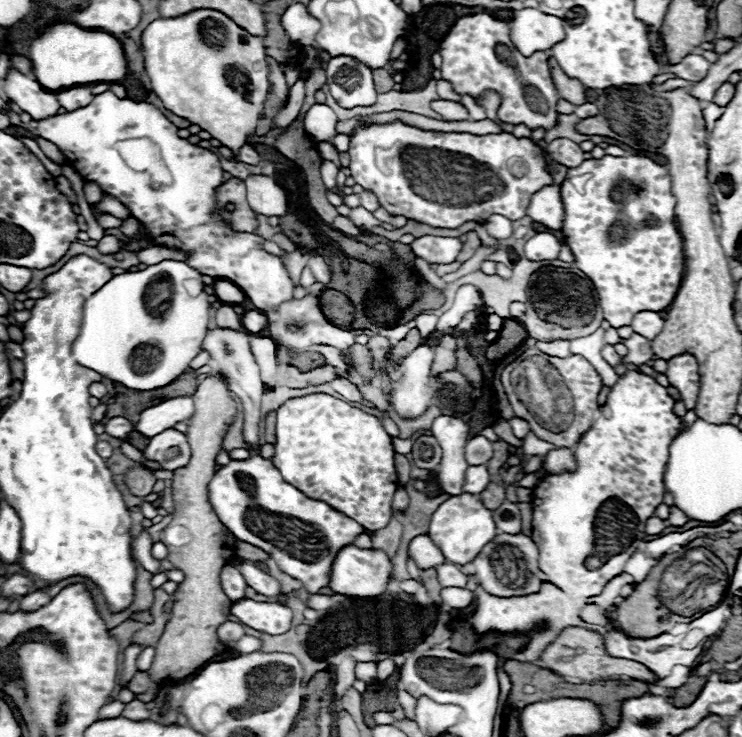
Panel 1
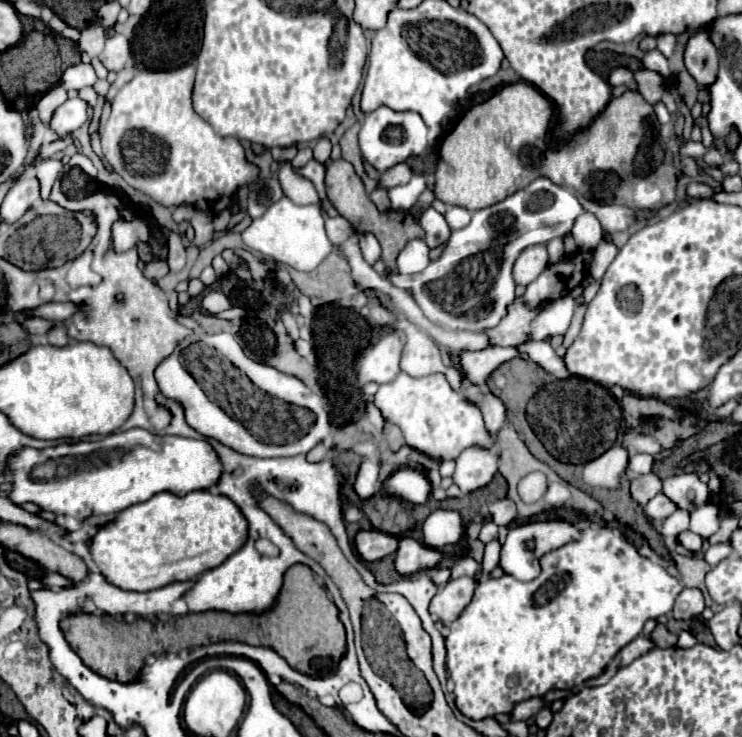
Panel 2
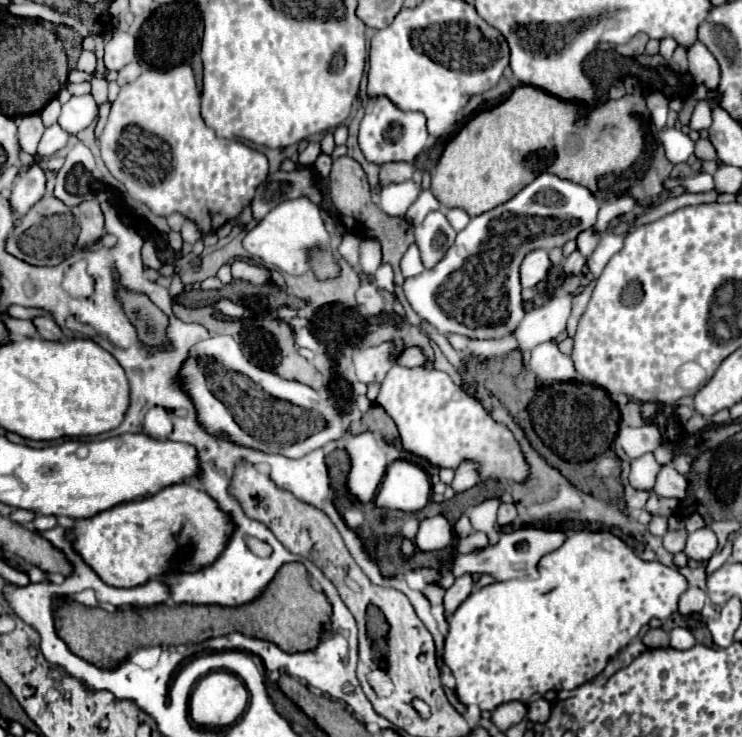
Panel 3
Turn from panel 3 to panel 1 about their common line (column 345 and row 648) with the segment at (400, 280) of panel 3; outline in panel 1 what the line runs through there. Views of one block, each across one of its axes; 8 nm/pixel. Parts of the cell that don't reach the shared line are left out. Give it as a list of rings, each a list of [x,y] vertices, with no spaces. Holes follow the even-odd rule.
[[[208,374],[194,392],[194,416],[188,420],[188,444],[192,448],[192,460],[188,466],[178,468],[172,478],[174,492],[174,514],[168,526],[170,536],[160,534],[160,540],[168,546],[168,560],[172,566],[184,572],[184,582],[178,584],[172,594],[172,614],[166,622],[166,628],[156,644],[156,656],[150,668],[150,674],[156,684],[164,680],[182,680],[188,674],[194,674],[214,656],[222,654],[226,646],[218,640],[216,630],[228,620],[230,600],[220,584],[220,570],[226,560],[234,554],[236,538],[224,528],[216,512],[208,502],[208,484],[218,468],[216,456],[222,450],[222,440],[232,422],[236,420],[238,408],[228,382],[220,374]]]

